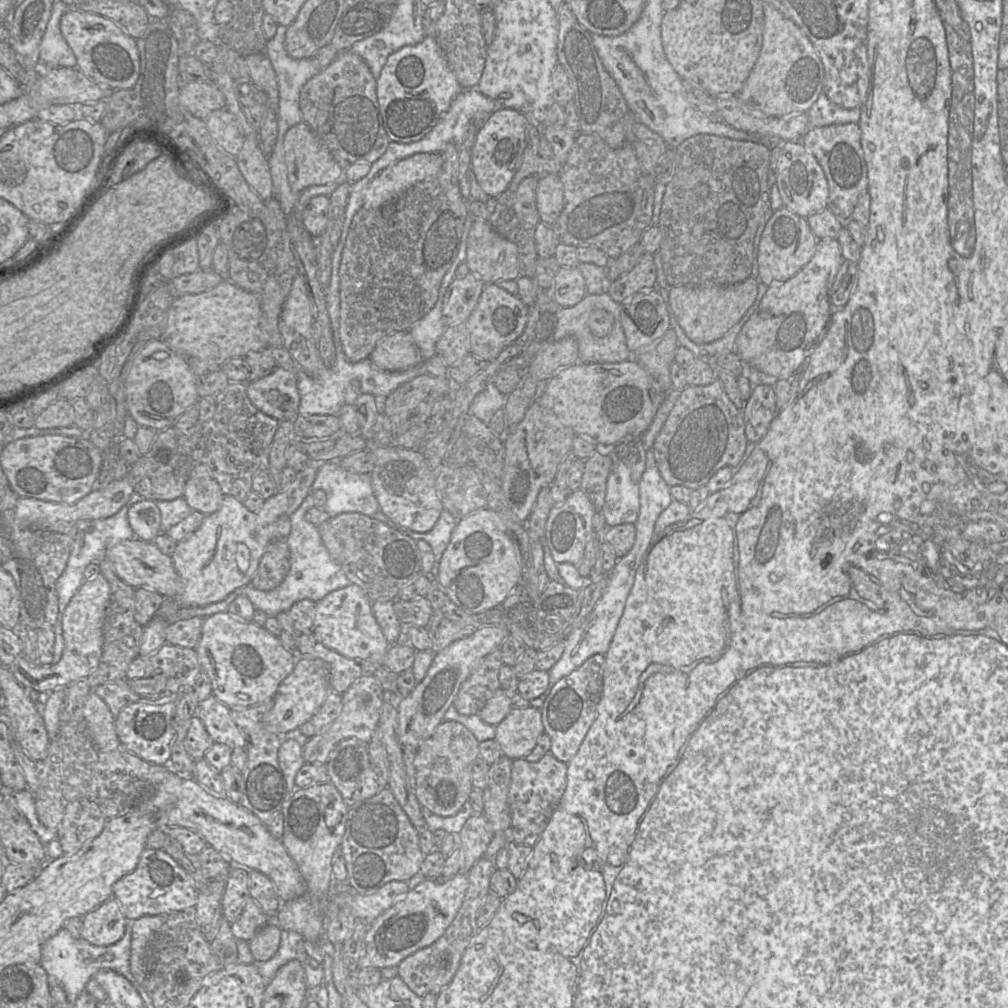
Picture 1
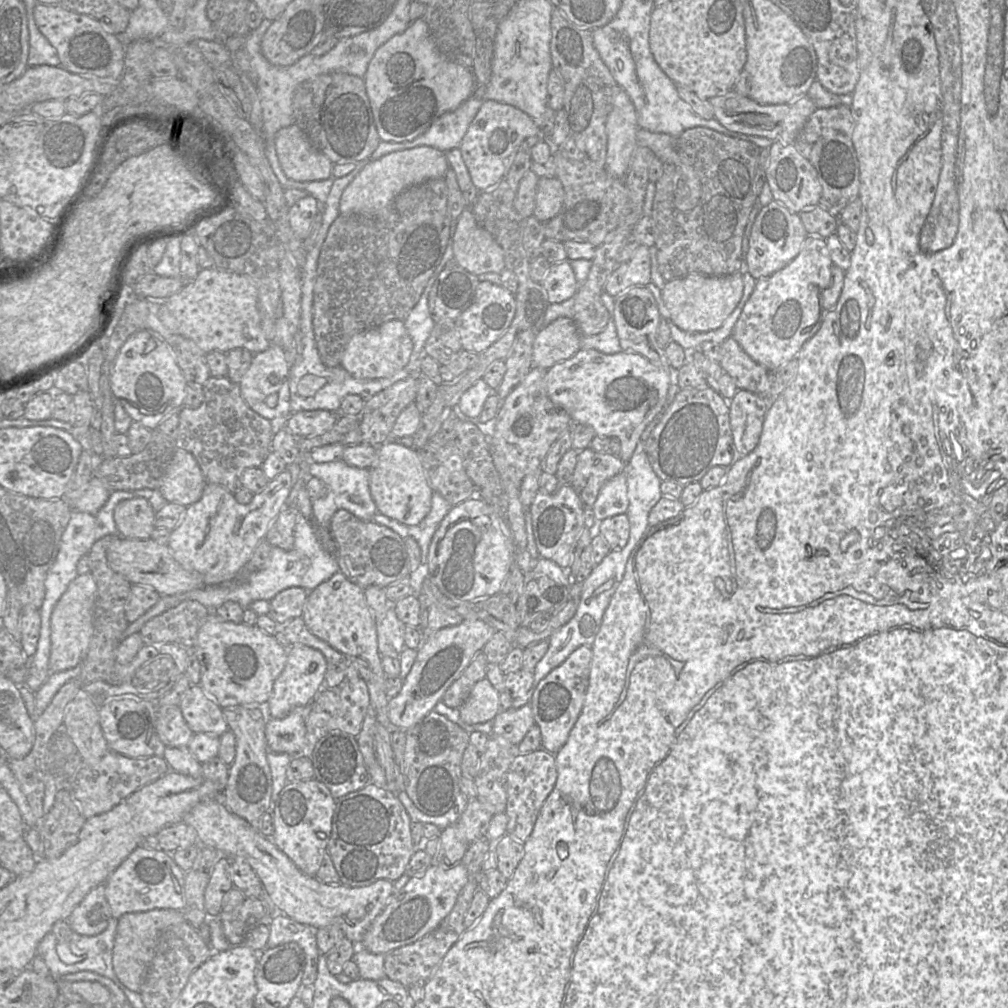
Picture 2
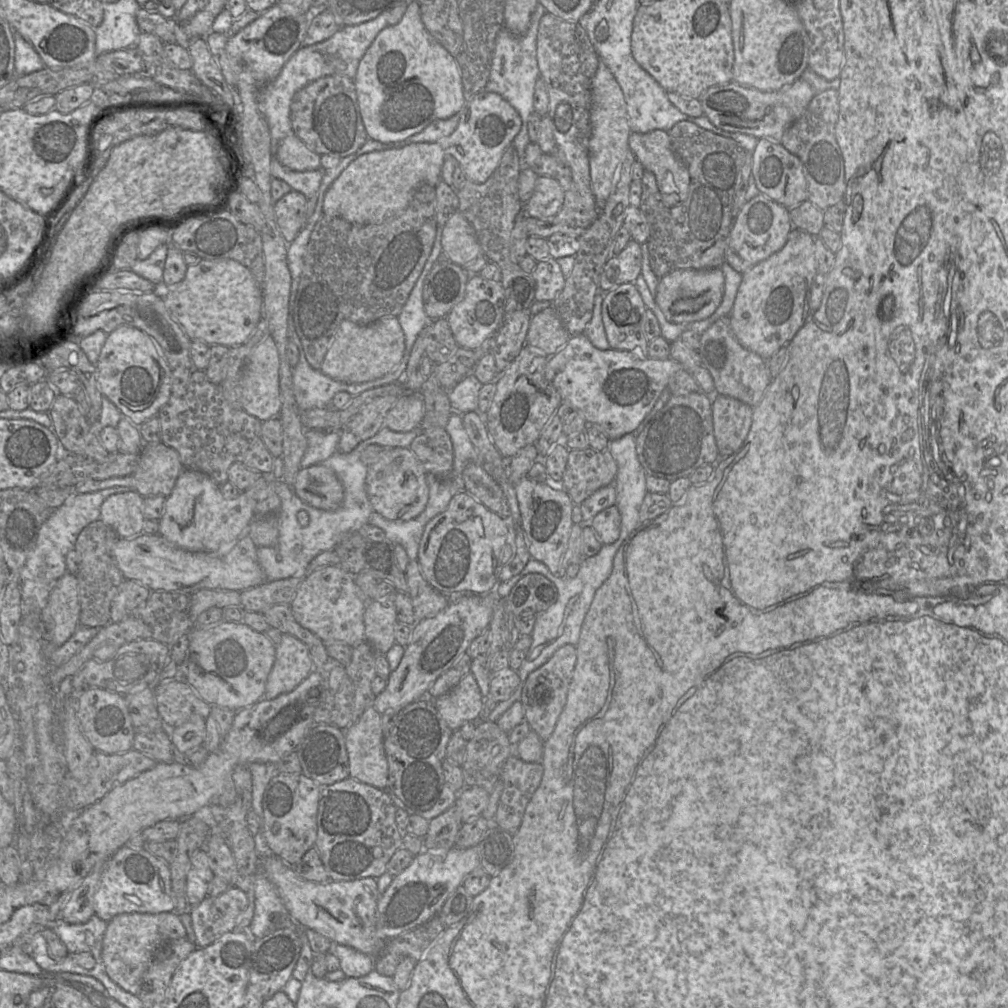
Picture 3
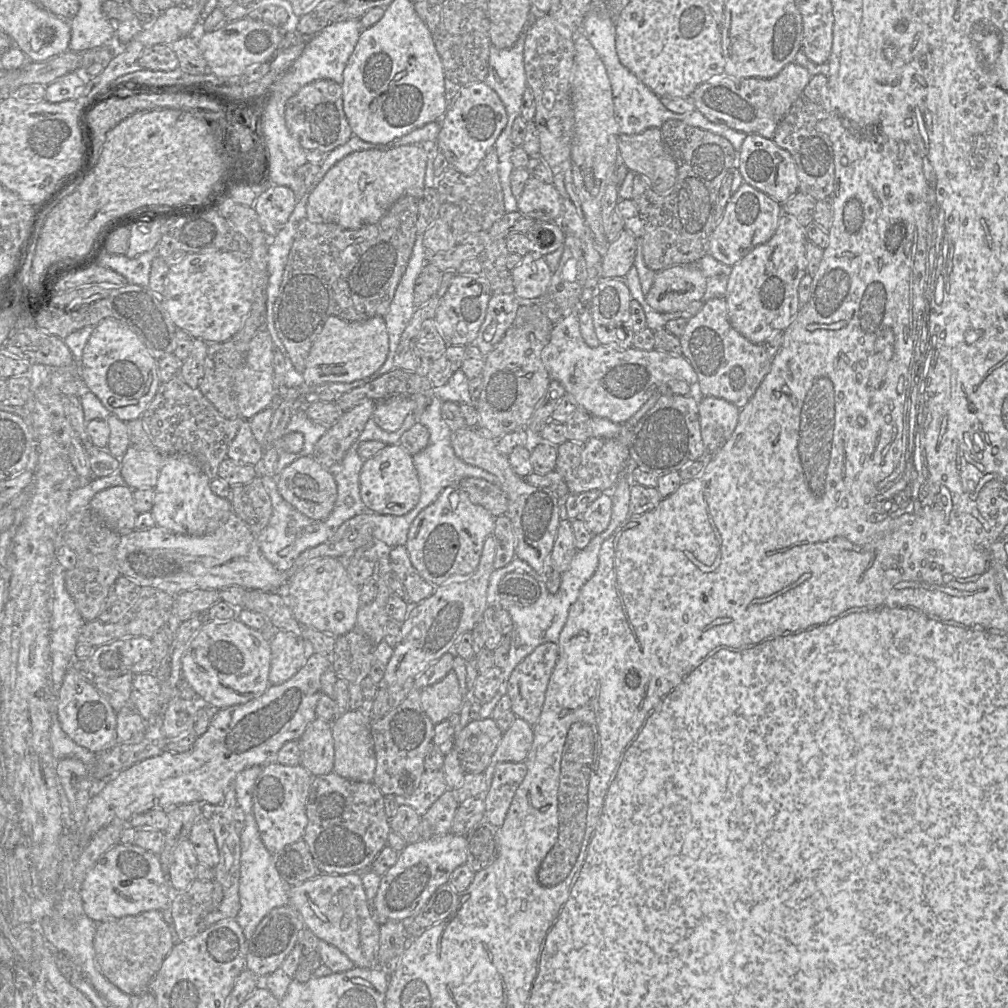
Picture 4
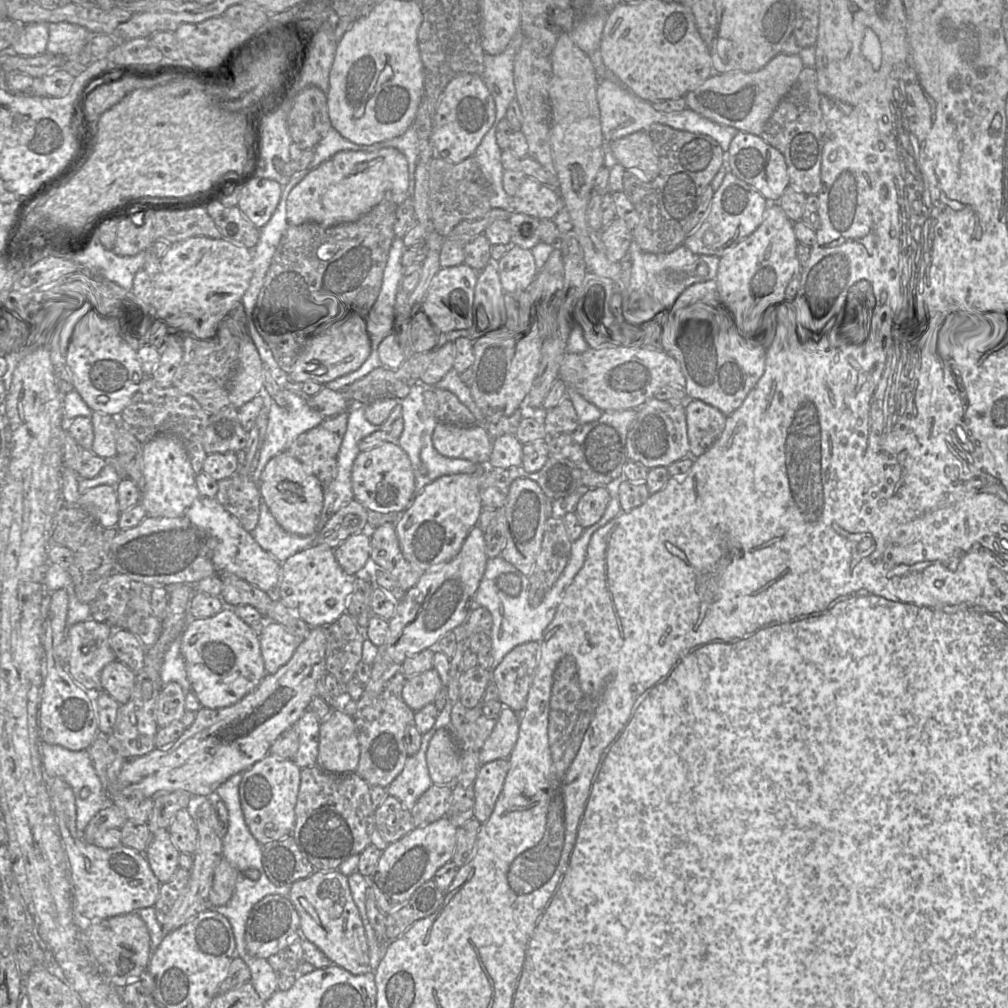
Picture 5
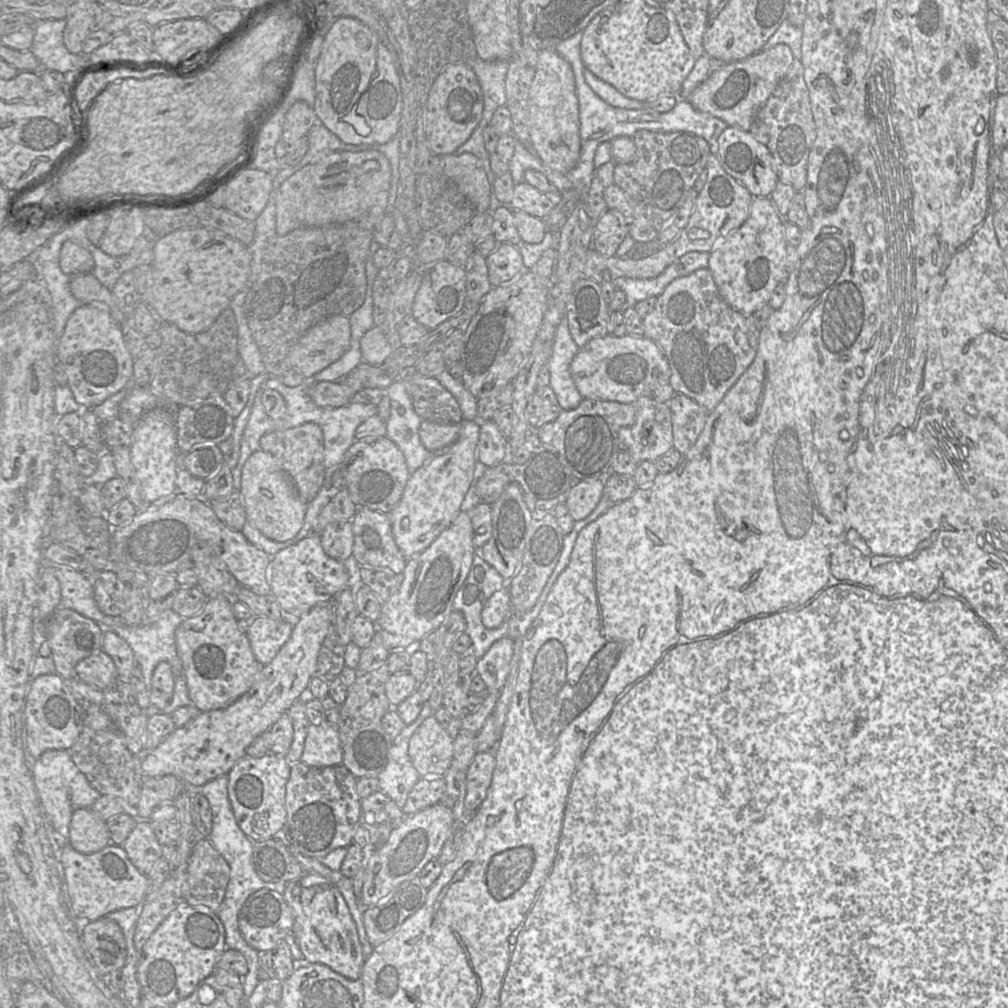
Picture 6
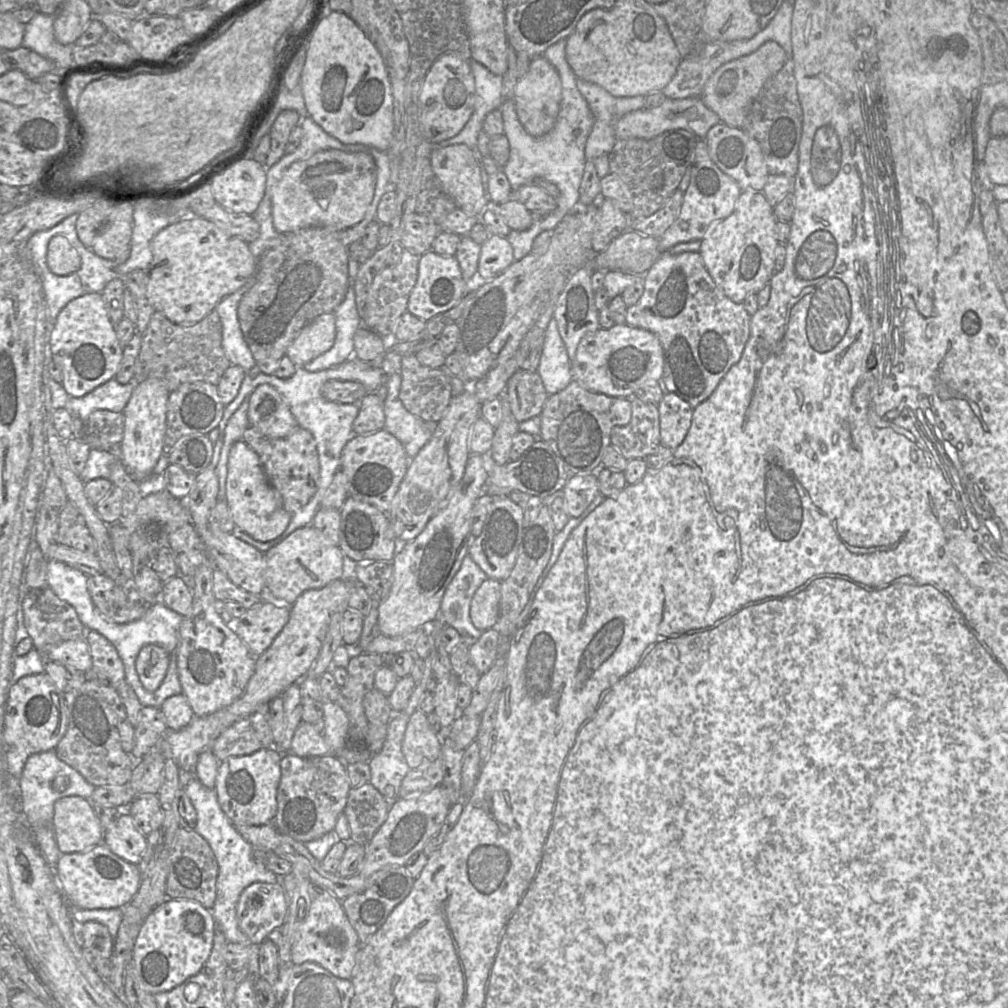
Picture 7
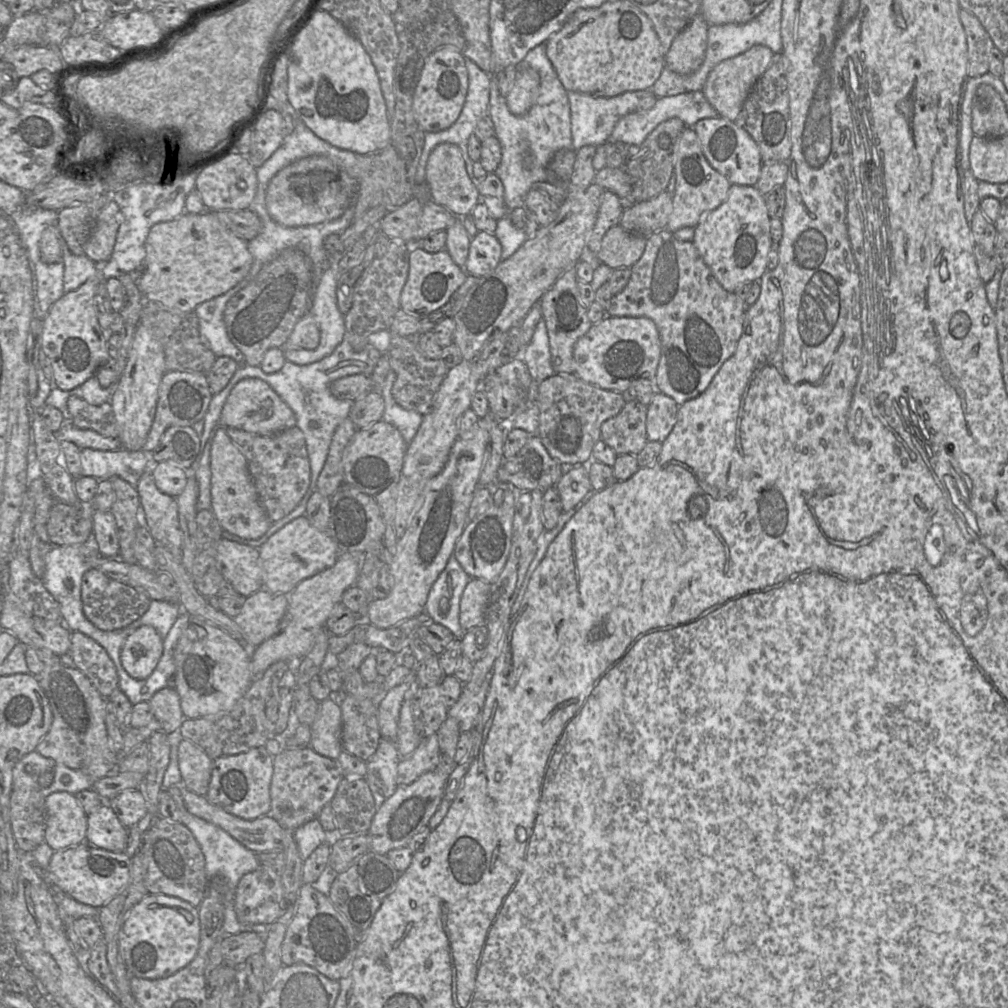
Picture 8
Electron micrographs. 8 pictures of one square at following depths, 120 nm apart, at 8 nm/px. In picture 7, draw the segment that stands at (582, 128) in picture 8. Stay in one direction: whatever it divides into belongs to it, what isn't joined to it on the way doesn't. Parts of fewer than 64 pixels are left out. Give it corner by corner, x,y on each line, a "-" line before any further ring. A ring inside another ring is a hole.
577,79
577,88
591,110
594,123
587,137
585,156
594,160
608,155
617,140
614,133
615,123
625,114
644,109
644,96
613,96
601,86

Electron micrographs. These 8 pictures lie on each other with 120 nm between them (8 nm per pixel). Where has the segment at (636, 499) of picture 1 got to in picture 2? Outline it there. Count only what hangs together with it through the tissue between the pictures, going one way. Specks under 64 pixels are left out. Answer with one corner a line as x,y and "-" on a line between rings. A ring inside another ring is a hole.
621,472
602,486
591,509
596,520
601,521
619,514
626,514
628,506
627,478

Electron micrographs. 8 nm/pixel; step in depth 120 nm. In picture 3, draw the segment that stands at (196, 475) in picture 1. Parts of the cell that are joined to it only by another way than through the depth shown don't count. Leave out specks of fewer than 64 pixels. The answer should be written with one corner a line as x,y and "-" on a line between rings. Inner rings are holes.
163,443
144,444
131,475
132,489
142,497
167,497
184,469
179,454
173,448

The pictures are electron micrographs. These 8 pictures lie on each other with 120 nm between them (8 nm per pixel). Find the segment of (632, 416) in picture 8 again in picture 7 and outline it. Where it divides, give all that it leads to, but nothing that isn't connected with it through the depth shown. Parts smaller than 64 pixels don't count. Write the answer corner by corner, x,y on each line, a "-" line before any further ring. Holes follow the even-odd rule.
634,399
631,402
631,410
631,420
627,425
612,428
610,442
627,460
645,459
661,444
658,405

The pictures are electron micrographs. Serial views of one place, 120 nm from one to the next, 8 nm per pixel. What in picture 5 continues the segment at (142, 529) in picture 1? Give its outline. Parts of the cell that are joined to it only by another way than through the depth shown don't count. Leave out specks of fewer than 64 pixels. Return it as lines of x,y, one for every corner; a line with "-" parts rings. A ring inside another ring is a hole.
99,485
80,494
78,505
83,507
103,527
117,528
121,510
115,486

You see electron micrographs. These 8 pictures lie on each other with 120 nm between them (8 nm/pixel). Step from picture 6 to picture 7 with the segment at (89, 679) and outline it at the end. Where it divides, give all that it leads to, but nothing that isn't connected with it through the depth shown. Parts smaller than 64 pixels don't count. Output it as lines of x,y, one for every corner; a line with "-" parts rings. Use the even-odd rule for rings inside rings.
85,639
69,640
52,646
45,654
50,661
66,667
71,673
87,675
92,666

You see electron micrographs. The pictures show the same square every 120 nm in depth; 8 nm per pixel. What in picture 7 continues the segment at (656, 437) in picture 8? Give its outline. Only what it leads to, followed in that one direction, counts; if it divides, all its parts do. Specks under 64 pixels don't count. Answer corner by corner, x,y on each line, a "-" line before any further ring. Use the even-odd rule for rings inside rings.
666,392
658,404
658,411
661,444
674,451
688,434
694,408
676,394

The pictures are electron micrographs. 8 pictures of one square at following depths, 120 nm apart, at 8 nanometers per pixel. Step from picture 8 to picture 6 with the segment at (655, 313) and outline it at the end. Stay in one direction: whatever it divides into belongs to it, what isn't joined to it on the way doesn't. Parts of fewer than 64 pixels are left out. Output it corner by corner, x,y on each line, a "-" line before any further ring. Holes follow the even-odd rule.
708,268
674,279
656,297
653,310
642,318
645,336
653,340
668,360
671,376
669,384
712,412
727,392
753,363
759,345
761,327
753,317
730,306
721,296

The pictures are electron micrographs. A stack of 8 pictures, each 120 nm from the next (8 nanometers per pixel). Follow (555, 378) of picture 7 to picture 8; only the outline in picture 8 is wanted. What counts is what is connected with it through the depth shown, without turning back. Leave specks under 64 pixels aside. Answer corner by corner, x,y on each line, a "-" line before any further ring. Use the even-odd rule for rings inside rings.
543,319
537,324
533,337
524,349
521,359
527,365
533,380
538,383
556,374
551,363
549,337

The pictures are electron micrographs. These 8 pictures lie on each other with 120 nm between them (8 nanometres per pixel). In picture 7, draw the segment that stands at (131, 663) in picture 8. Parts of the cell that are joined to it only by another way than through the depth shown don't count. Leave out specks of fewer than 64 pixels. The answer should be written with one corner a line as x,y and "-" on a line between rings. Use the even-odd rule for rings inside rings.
157,644
143,646
135,660
140,682
149,692
155,691
162,683
169,664
169,654

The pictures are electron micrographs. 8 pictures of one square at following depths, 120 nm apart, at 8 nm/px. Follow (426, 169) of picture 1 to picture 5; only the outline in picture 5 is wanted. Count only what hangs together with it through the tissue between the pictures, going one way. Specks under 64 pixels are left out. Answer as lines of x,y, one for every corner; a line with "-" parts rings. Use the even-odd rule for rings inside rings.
395,148
377,151
340,151
310,170
290,191
286,202
286,215
290,226
316,223
322,226
336,226
355,222
384,200
401,205
409,196
410,173
405,155

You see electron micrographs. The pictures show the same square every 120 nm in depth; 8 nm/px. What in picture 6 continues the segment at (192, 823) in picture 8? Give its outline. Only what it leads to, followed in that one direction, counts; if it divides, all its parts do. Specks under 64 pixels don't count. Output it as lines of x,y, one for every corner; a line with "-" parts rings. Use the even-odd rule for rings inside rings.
221,775
203,786
201,786
201,794
206,797
212,811
213,824
212,830
207,839
212,846
222,855
230,867
230,877
226,888
224,899
216,911
217,916
221,920
225,929
225,942
227,948
235,949
242,953
248,965
248,973
243,978
244,995
249,997
256,986
259,984
259,959
258,951
253,949
243,938
239,930
239,913
247,900
254,892
266,888
275,890
283,894
286,888
284,882
267,882
259,877
253,862
252,853
254,841
250,839
239,827
234,817
231,804
228,798
228,776

